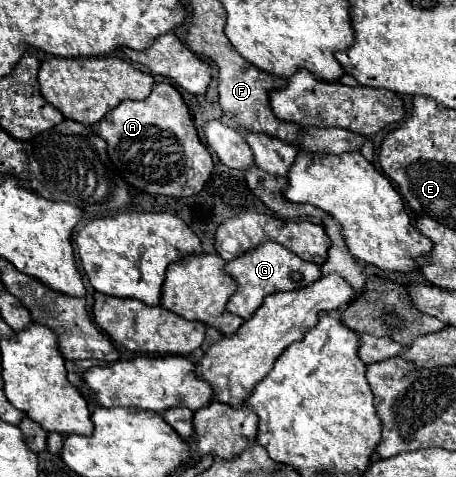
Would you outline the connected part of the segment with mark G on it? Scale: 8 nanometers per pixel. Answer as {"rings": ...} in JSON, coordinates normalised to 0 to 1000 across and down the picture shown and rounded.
{"rings":[[[581,505],[572,509],[564,522],[550,522],[542,530],[533,530],[529,539],[502,547],[493,556],[493,572],[502,572],[515,589],[520,589],[520,610],[507,618],[498,648],[515,660],[524,660],[529,669],[546,669],[568,639],[577,635],[577,627],[594,614],[612,614],[612,610],[647,610],[660,602],[682,597],[686,589],[695,589],[704,581],[704,564],[691,551],[673,551],[669,543],[651,539],[643,526],[625,522],[612,509],[599,505]]]}

